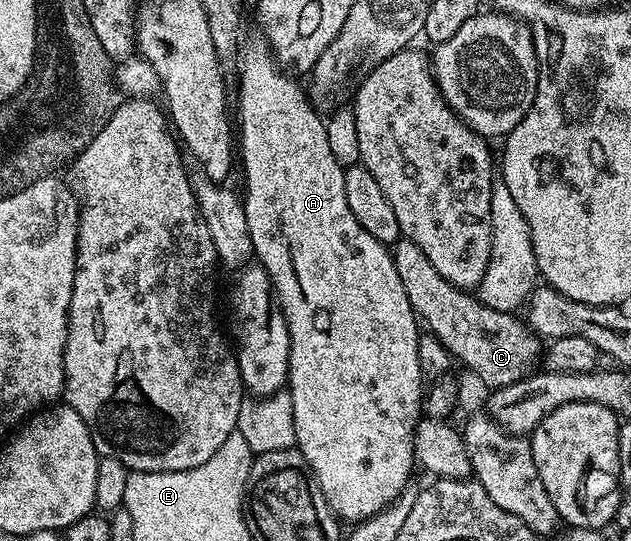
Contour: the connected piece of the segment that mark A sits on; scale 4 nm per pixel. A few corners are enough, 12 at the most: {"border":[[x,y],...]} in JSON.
{"border":[[265,38],[242,207],[335,518],[411,481],[420,322]]}

